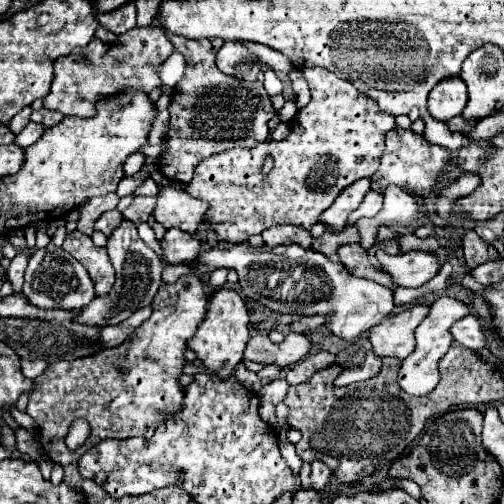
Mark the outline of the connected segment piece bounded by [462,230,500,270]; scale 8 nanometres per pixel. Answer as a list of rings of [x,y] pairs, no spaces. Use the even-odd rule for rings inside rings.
[[[466,230],[462,238],[462,250],[464,250],[464,258],[470,270],[476,268],[478,264],[484,264],[486,260],[500,260],[498,252],[486,242],[478,240],[478,234],[474,230]]]

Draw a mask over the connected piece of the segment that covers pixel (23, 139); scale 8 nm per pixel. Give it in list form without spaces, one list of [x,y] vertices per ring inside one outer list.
[[[30,122],[30,124],[20,132],[20,134],[16,134],[14,144],[20,146],[20,148],[28,148],[28,146],[32,146],[40,136],[42,136],[42,126],[36,128],[36,124]]]

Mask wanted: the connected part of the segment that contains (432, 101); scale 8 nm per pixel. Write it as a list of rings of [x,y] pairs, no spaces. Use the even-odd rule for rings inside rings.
[[[448,78],[436,84],[428,96],[428,112],[434,120],[448,122],[454,116],[460,116],[468,102],[466,84],[460,78]]]

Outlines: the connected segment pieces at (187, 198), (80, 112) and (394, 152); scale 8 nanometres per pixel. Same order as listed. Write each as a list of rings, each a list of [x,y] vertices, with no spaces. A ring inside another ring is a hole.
[[[172,186],[162,188],[152,210],[154,220],[160,222],[166,230],[180,228],[184,232],[198,232],[204,220],[204,212],[206,204],[202,200],[196,200],[186,192],[174,190]]]
[[[158,26],[132,28],[130,32],[118,36],[118,44],[104,44],[94,38],[84,48],[74,48],[64,58],[54,62],[52,90],[44,98],[44,108],[58,110],[64,116],[90,118],[96,112],[96,104],[102,98],[114,96],[128,88],[150,94],[162,82],[156,74],[156,66],[162,64],[172,54],[172,44]]]
[[[394,128],[386,134],[386,148],[380,160],[380,168],[378,172],[374,172],[372,180],[372,188],[378,192],[384,192],[388,184],[396,184],[404,190],[414,190],[418,196],[426,198],[428,194],[432,194],[436,182],[438,182],[438,174],[448,166],[448,150],[442,146],[434,146],[430,144],[424,136],[412,132],[412,130],[404,130],[404,128]]]

